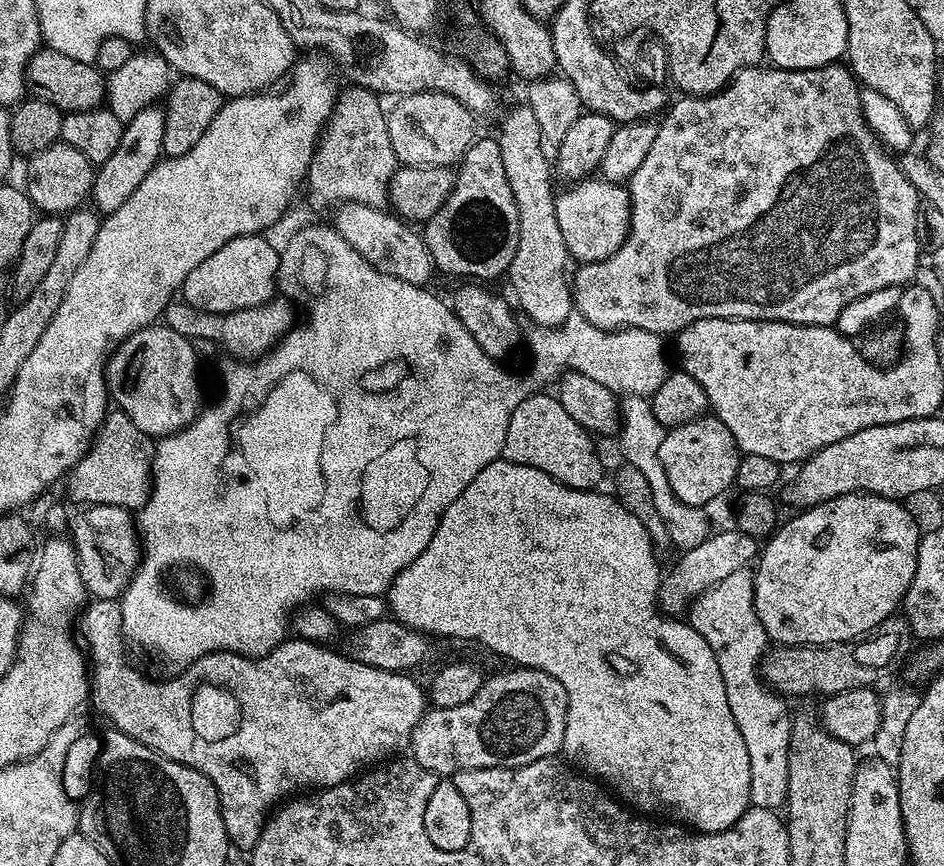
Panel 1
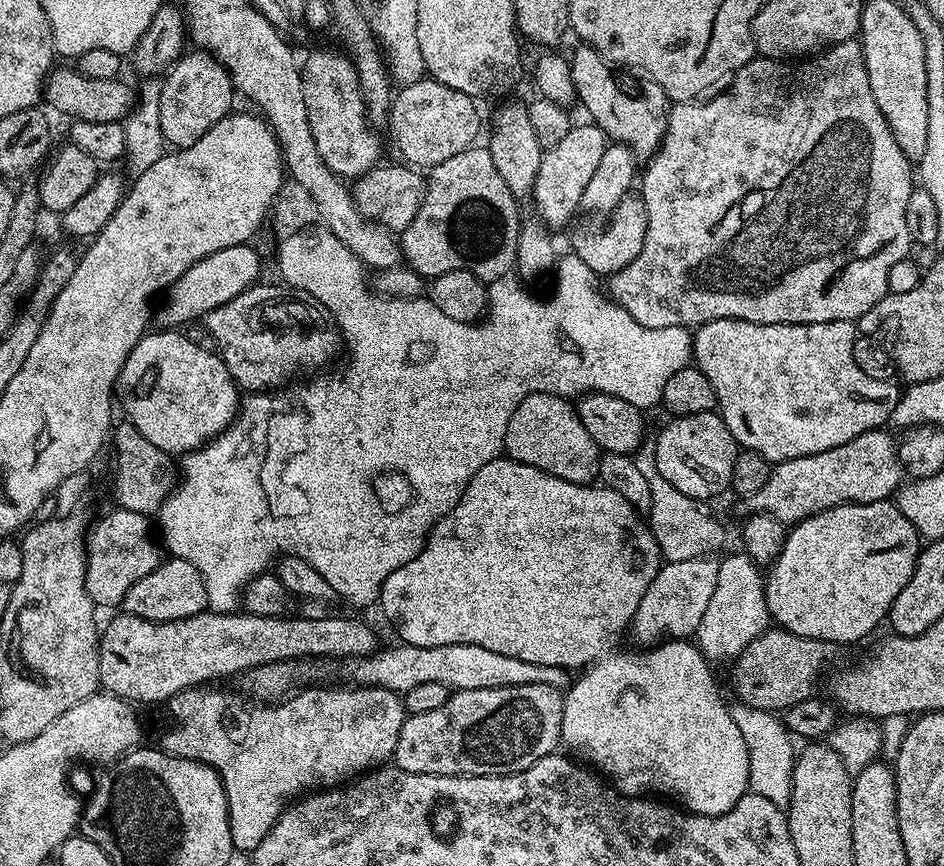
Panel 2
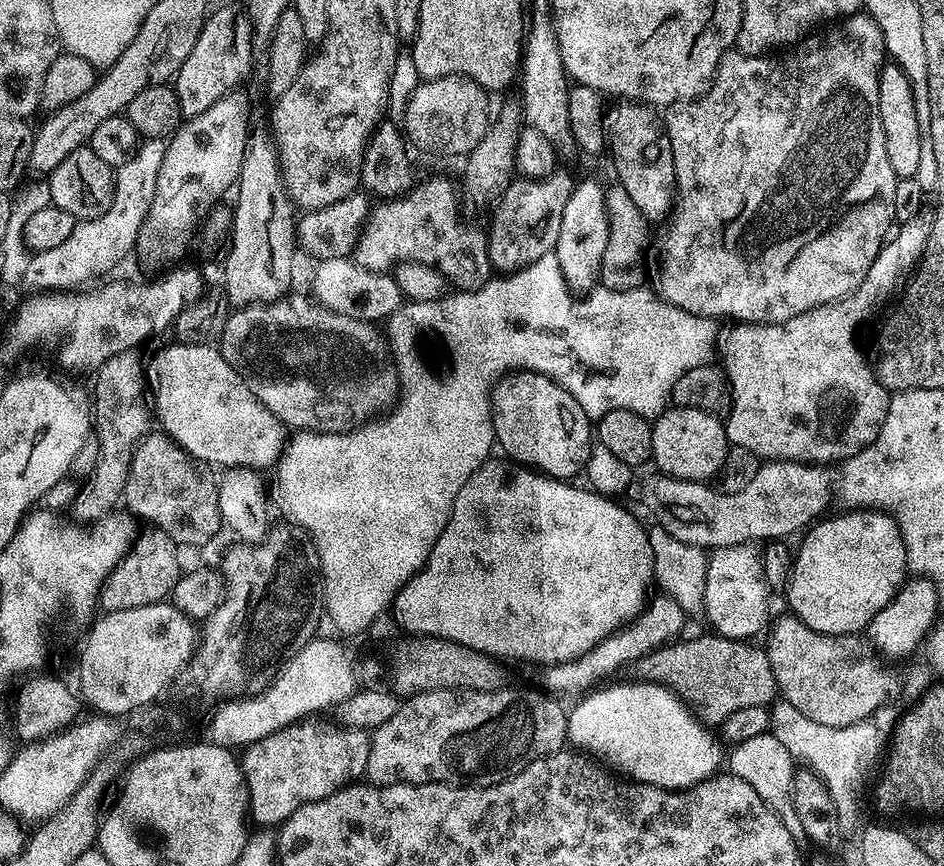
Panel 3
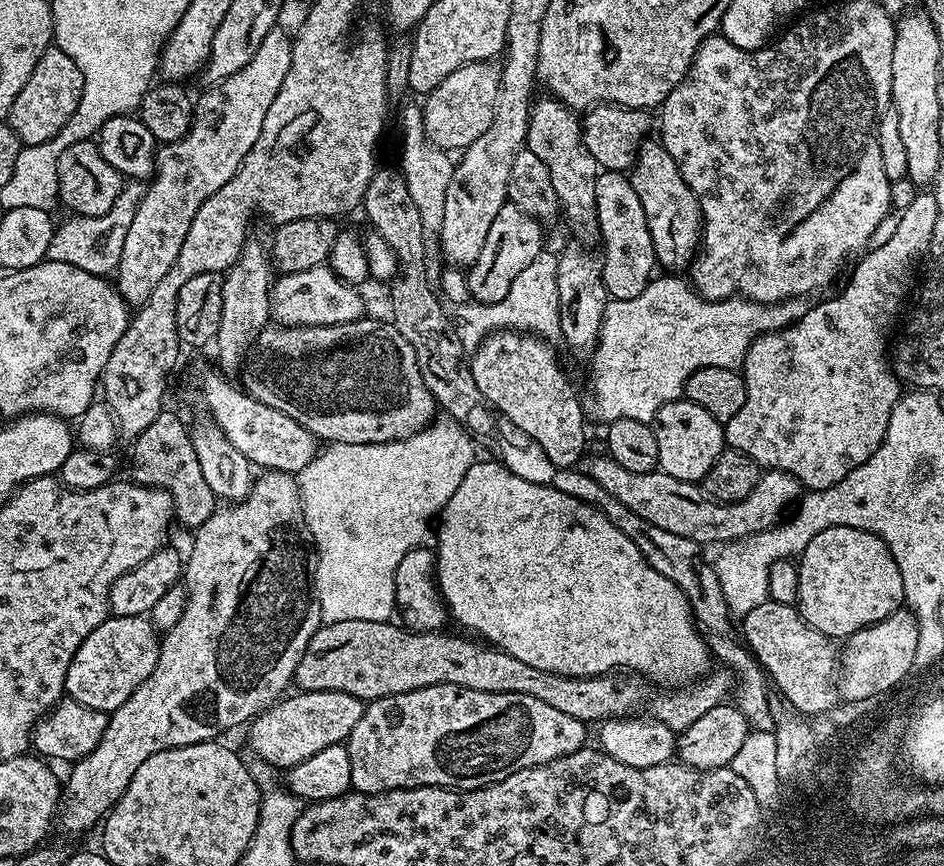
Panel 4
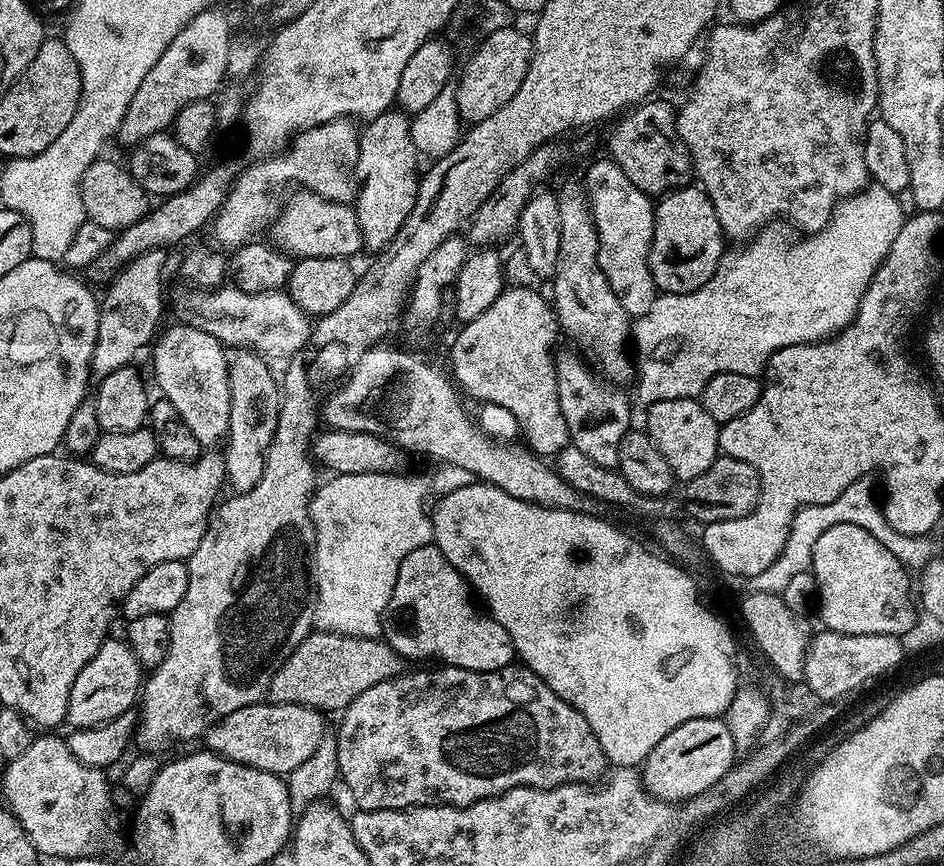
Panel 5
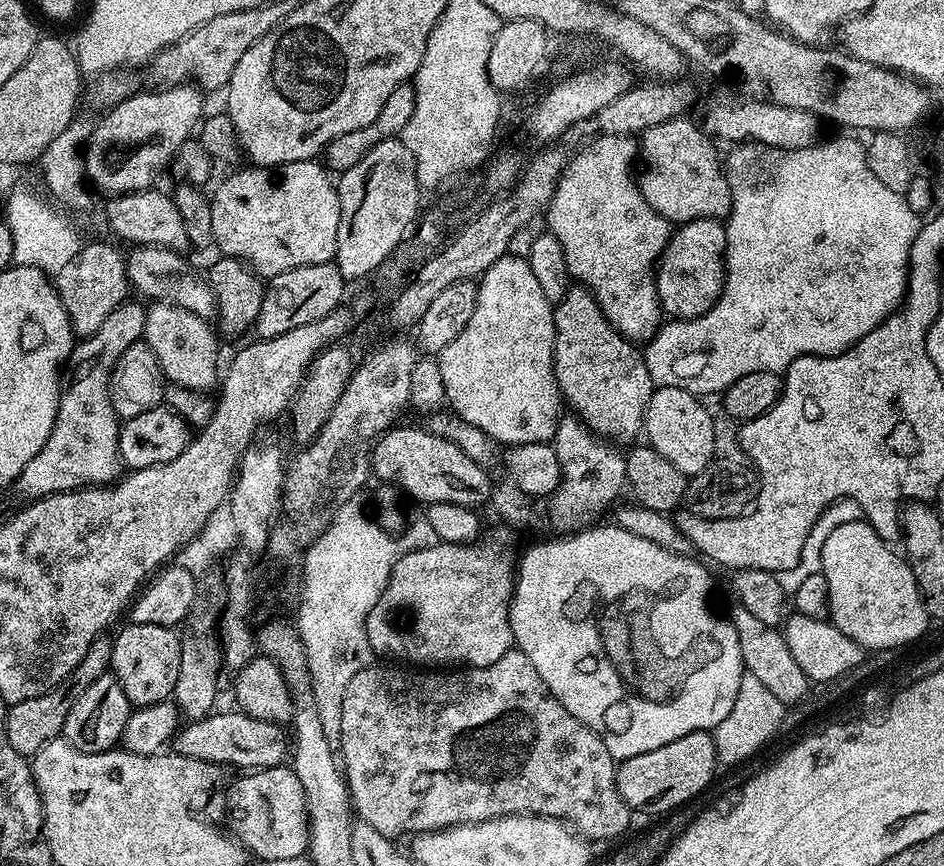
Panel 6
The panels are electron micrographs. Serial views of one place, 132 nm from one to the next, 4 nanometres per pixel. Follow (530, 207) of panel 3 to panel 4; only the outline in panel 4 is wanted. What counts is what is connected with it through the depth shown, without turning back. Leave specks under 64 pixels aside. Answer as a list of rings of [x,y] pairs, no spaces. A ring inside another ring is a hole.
[[[506,203],[494,217],[494,226],[490,226],[490,234],[486,234],[486,242],[478,254],[476,261],[467,269],[468,295],[475,303],[493,304],[502,302],[506,294],[514,286],[514,278],[518,278],[526,270],[526,266],[536,263],[541,252],[545,251],[544,232],[541,221],[530,218],[518,206]]]

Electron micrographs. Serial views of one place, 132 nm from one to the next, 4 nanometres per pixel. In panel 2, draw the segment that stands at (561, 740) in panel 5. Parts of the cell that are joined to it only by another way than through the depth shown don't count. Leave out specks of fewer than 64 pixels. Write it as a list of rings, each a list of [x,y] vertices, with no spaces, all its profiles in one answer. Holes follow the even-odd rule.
[[[545,684],[456,690],[438,710],[405,719],[394,764],[410,774],[435,776],[509,776],[524,772],[557,751],[563,713],[561,689]]]

